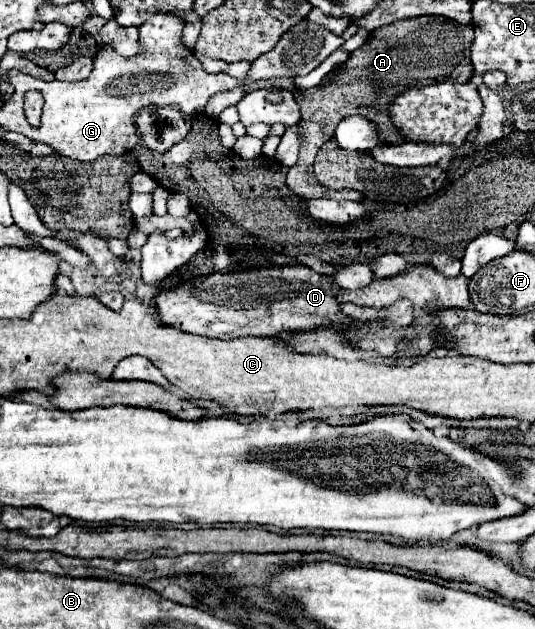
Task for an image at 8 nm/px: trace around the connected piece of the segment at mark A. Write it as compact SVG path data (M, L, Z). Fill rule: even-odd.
M411 17L395 21L387 27L379 27L371 31L367 43L351 53L347 63L337 67L337 71L325 75L317 87L311 89L295 89L293 79L271 79L271 81L257 81L245 87L245 93L263 89L263 87L287 87L293 91L297 103L301 105L301 133L303 133L303 147L299 153L299 161L289 169L287 173L287 187L303 197L303 199L351 199L351 201L363 201L363 195L359 191L351 189L327 189L311 171L311 163L327 139L333 137L333 129L337 123L349 115L361 115L367 119L375 119L379 123L381 141L389 145L403 143L399 139L399 133L395 127L391 127L391 117L387 115L387 105L395 101L395 93L403 93L411 87L425 87L439 81L457 81L467 83L473 75L473 65L469 59L469 47L473 43L473 27L455 23L447 17ZM273 83L273 85L271 85Z

